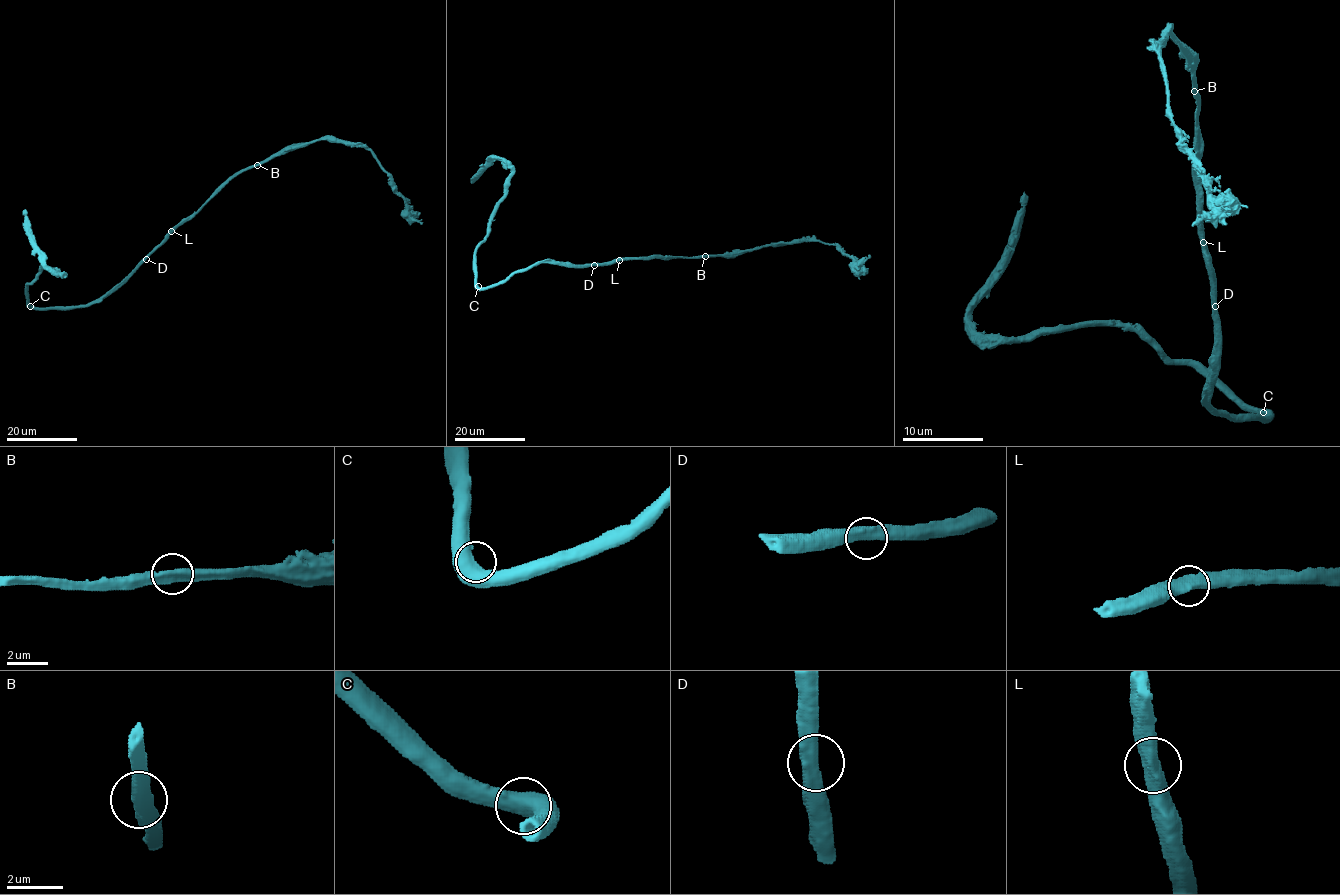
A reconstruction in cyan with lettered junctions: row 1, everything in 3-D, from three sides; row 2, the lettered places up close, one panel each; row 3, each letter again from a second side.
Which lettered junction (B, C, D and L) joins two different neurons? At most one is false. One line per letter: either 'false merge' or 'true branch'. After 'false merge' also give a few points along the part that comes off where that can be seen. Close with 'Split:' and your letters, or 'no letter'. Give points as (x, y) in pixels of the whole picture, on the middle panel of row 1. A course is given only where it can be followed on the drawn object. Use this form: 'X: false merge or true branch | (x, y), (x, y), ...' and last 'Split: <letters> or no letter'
B: true branch
C: true branch
D: true branch
L: true branch
Split: no letter

